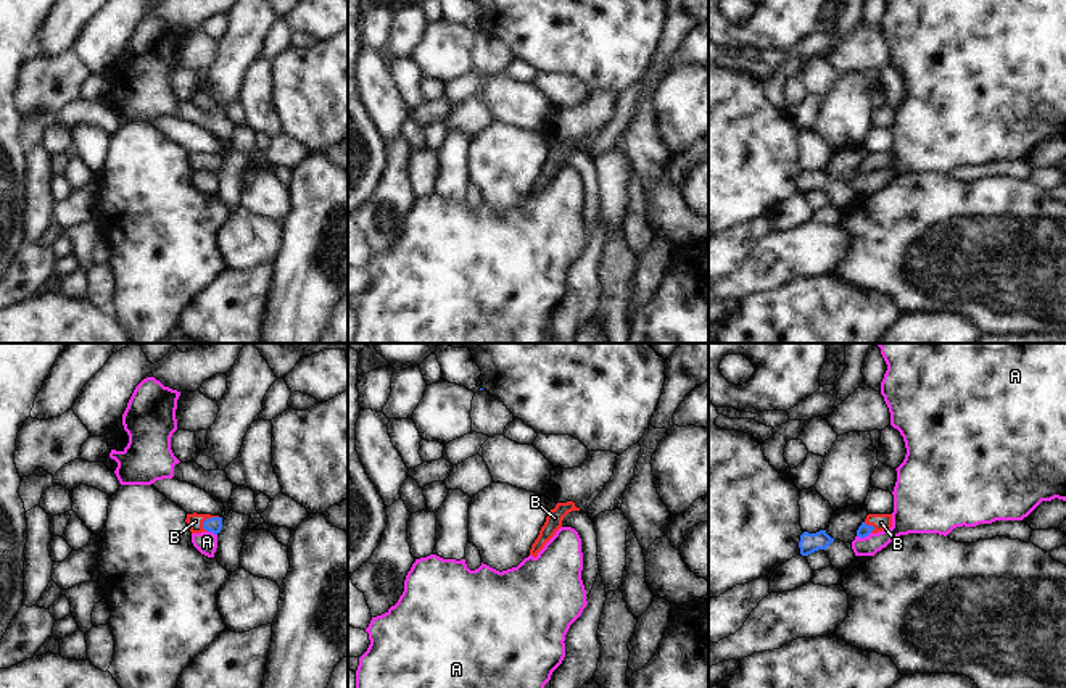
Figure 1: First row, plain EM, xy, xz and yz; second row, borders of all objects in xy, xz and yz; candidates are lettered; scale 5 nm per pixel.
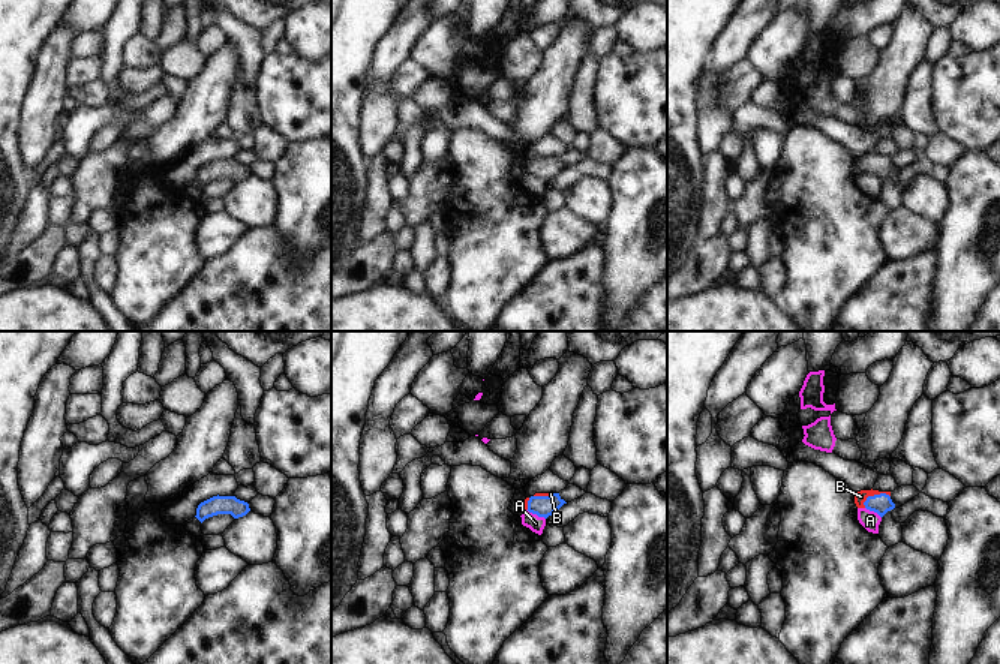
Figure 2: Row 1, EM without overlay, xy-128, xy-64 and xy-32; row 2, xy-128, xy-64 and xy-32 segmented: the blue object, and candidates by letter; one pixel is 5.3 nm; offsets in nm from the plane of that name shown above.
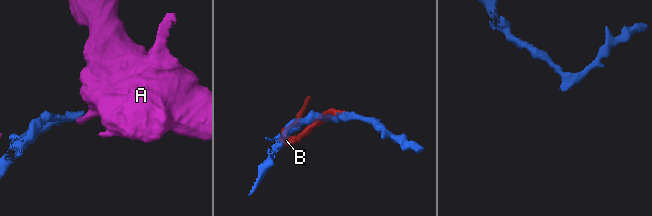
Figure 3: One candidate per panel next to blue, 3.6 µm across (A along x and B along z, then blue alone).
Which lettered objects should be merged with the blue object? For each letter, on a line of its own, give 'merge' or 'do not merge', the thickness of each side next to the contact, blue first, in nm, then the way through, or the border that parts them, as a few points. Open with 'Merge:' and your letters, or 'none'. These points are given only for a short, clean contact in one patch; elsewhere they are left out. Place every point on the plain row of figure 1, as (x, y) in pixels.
Merge: B
A: do not merge; 70 nm thick on the blue side, 170 nm on the other; border along yz (870, 171), (857, 176)
B: merge; 80 nm thick on the blue side, 80 nm on the other; runs through xy (214, 163), (208, 158), (195, 160)

